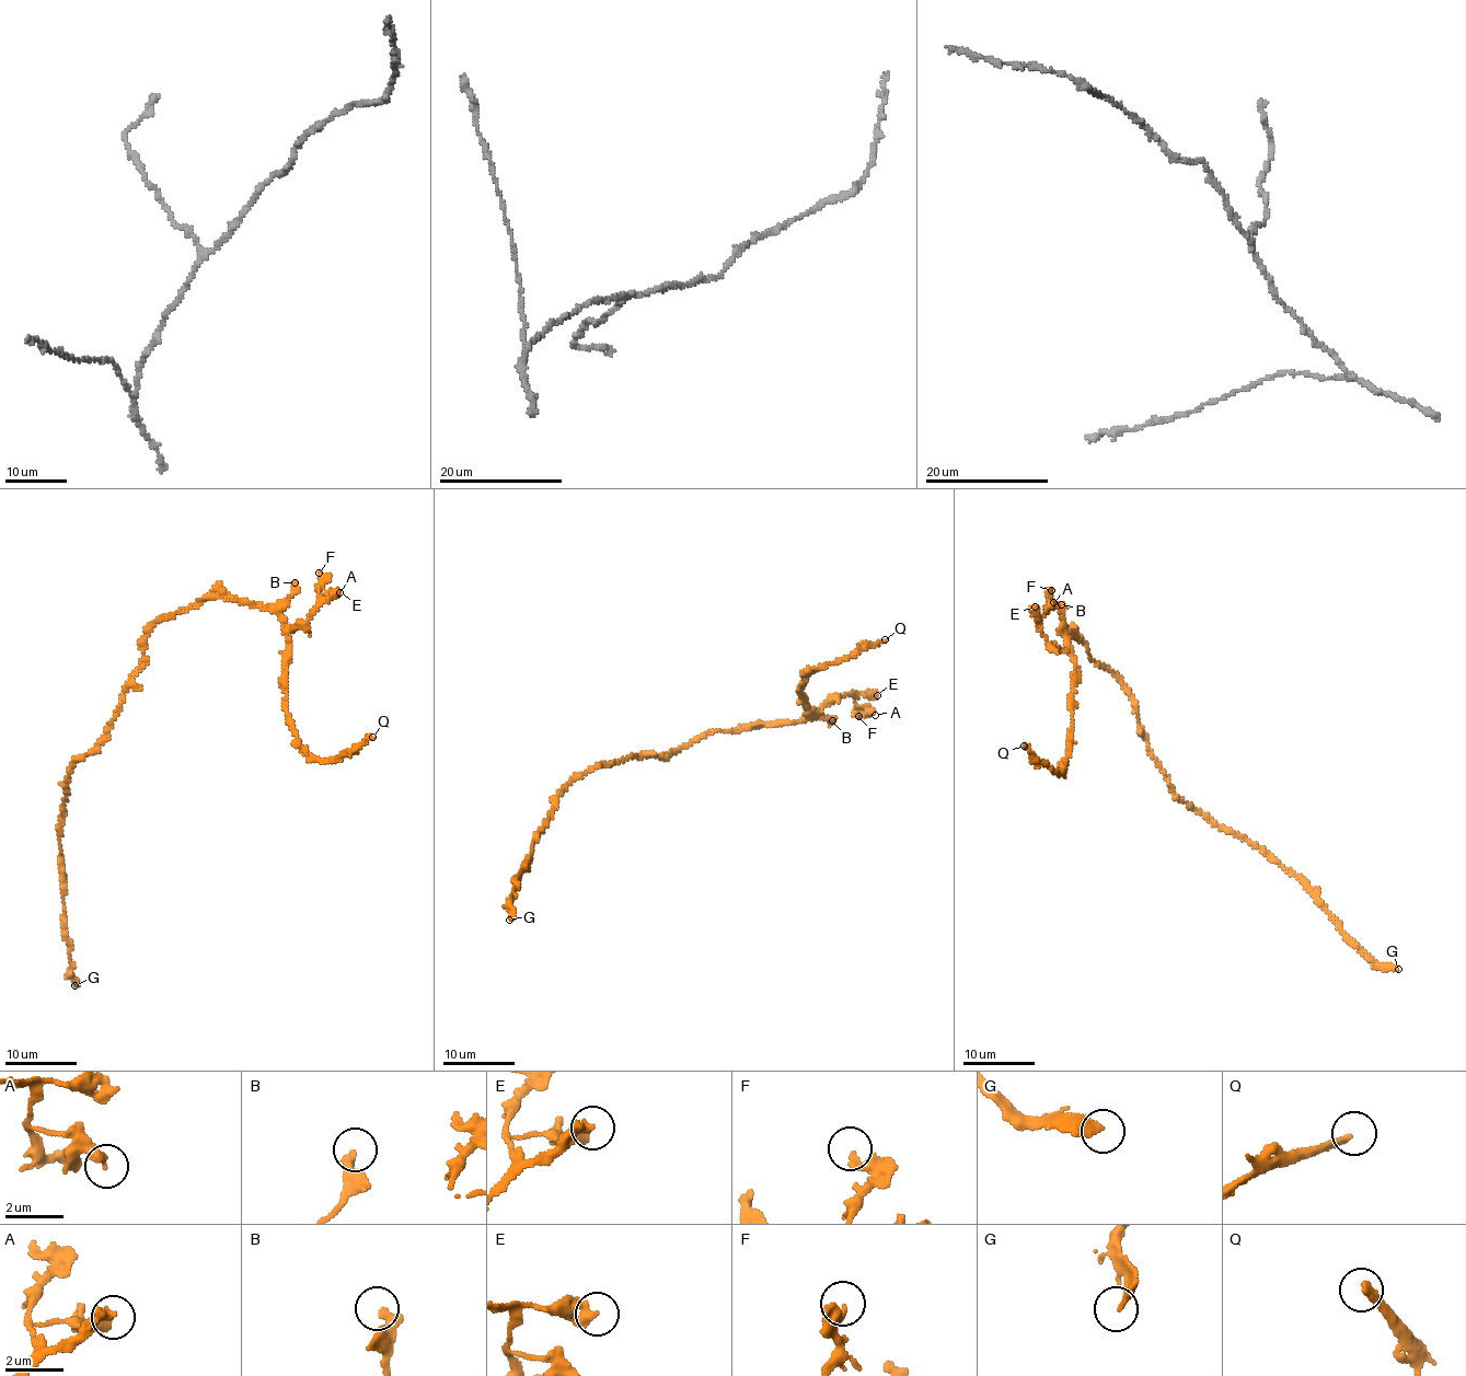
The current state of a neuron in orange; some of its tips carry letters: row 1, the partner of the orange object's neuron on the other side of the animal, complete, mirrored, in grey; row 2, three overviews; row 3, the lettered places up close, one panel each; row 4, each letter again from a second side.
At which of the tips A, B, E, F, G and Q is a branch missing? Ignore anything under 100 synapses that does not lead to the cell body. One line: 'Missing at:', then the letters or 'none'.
Missing at: Q

